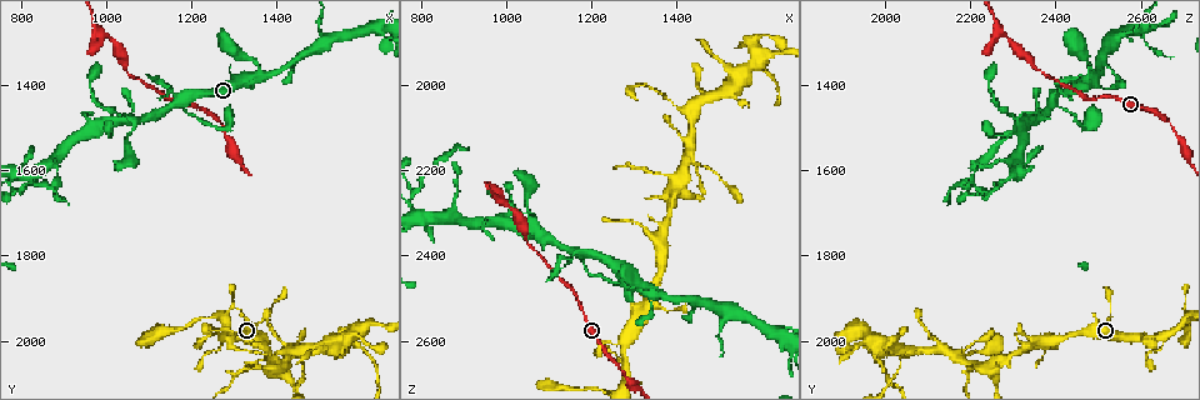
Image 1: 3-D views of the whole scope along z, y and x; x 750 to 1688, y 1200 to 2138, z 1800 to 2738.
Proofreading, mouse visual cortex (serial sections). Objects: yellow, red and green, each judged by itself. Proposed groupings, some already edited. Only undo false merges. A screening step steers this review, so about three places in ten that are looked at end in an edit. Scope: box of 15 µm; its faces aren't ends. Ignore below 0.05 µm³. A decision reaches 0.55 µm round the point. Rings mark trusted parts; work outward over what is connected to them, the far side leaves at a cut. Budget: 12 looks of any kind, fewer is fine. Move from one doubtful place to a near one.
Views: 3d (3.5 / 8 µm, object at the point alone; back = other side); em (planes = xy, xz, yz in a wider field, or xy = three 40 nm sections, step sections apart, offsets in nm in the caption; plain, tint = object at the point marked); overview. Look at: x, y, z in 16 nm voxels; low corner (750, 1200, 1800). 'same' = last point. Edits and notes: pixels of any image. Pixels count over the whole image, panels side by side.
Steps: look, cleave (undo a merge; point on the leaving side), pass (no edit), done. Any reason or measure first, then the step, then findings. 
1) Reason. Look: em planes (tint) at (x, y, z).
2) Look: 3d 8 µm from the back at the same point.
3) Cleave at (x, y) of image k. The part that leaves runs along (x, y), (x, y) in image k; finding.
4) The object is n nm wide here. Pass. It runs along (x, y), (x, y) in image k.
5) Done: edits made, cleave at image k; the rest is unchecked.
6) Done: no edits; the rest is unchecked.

Four arms meet. Look: 3d 3.5 µm at (1395, 2060, 2250).

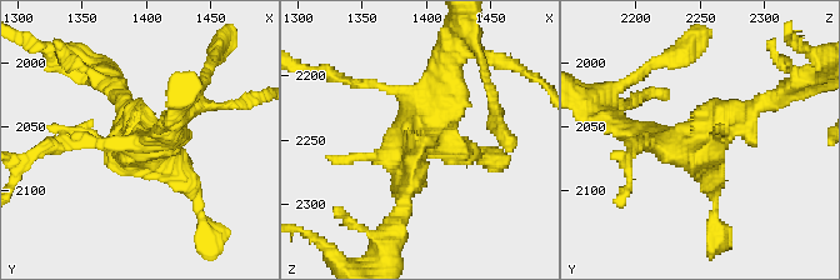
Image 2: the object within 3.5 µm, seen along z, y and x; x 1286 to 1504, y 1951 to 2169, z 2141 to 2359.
Look: em planes (tint) at (1398, 2066, 2248).

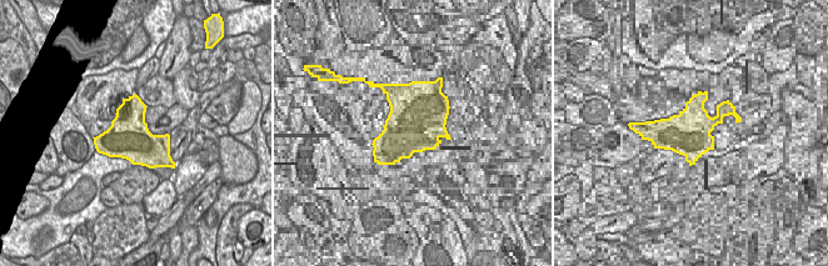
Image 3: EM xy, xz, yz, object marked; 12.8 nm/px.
Pass. It runs along (403, 199), (449, 68) in image 2; all the same cell.

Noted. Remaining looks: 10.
A fork. Look: 3d 8 µm at (1435, 2025, 2130).

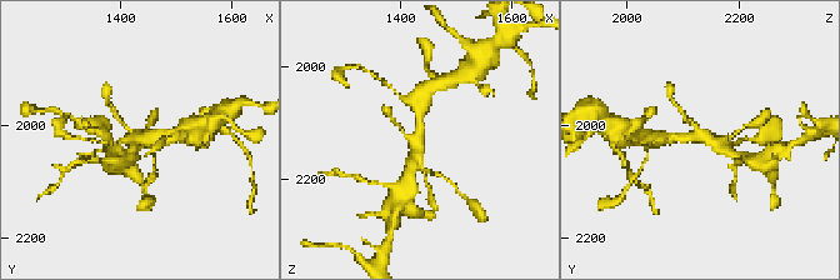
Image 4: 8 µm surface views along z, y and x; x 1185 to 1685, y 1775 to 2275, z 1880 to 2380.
Look: em planes (tint) at (1425, 2020, 2130).

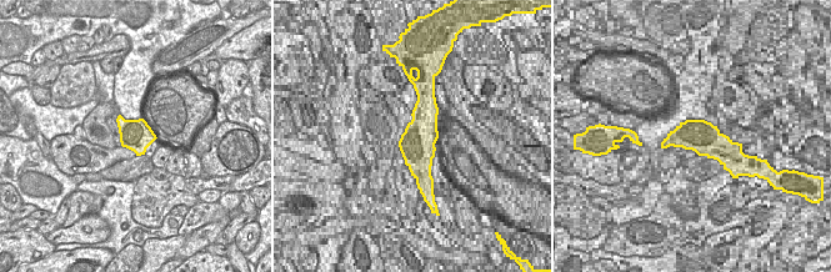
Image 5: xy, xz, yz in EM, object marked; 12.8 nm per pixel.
The object is 400 nm wide here. Pass. It runs along (731, 153), (706, 136), (664, 139) in image 4; continuous, no second cell.

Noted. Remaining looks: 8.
Calibre changes. Look: 3d 3.5 µm from the back at (1455, 2060, 2030).

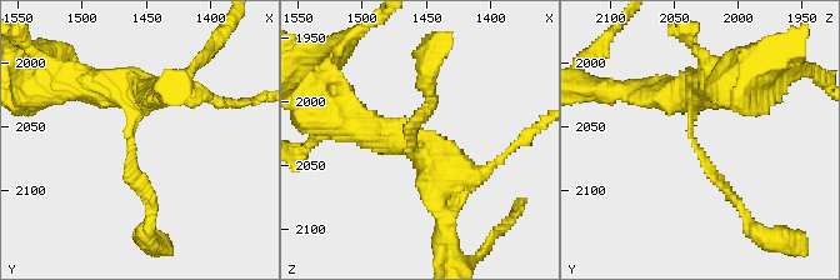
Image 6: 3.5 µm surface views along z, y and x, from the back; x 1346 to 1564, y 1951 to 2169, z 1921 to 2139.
Now the EM. Look: em xy step 3 (tint) at (1458, 2062, 2034).

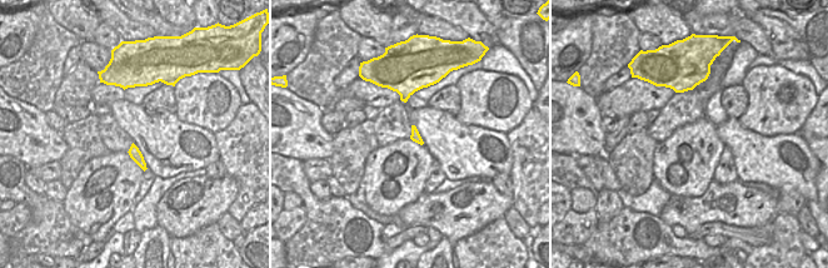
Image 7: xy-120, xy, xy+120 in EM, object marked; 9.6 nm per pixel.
The arms are 150, 450 nm wide. Pass. It runs along (663, 93), (691, 93), (691, 139), (740, 208) in image 6; one cell here.

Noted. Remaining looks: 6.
Four arms meet. Look: 3d 3.5 µm from the back at (1185, 1430, 2395).

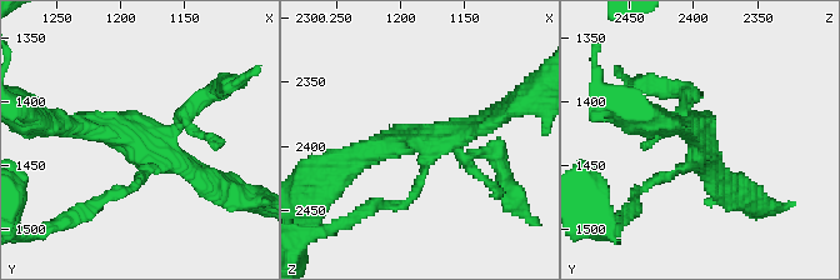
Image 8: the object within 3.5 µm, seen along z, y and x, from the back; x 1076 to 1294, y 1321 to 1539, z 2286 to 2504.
4 arms meet here; the arms are 100, 150, 250, 300 nm wide; need the tissue. Look: em xy step 2 (tint) at (1182, 1434, 2396).

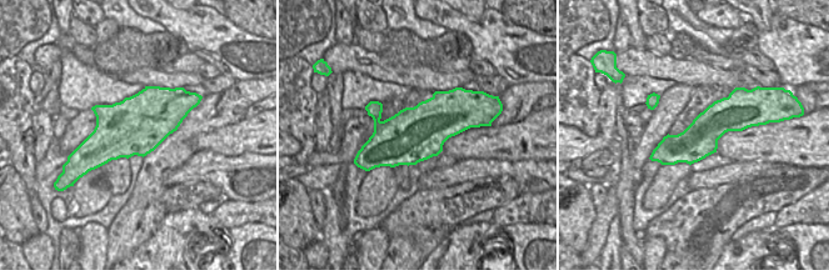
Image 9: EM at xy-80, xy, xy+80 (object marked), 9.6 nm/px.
Pass. It runs along (73, 124), (130, 131), (214, 181) in image 8; all the same cell.

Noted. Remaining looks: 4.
A fork. Look: 3d 3.5 µm from the back at (1635, 1270, 2580).

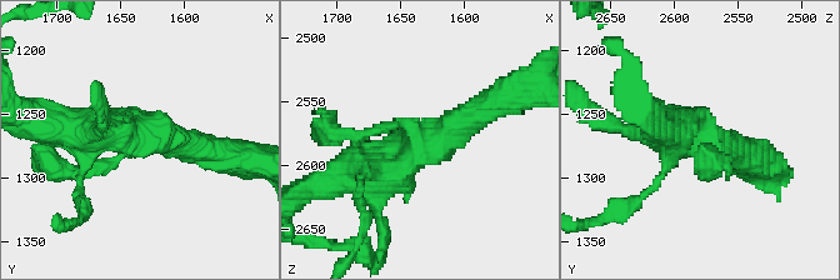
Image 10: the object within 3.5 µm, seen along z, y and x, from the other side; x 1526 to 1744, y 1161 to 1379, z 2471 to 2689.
Look: em xy step 1 (plain) at (1630, 1262, 2584).

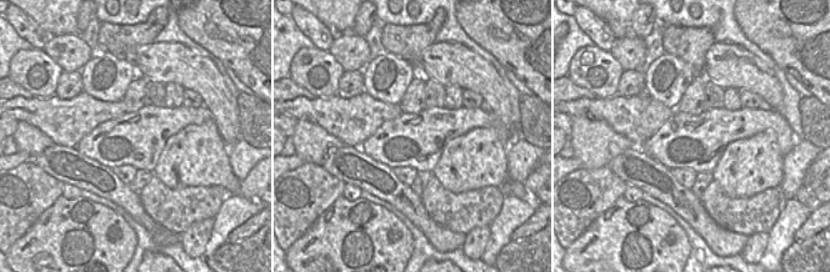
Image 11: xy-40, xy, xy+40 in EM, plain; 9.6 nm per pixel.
Look: em xy step 1 (tint) at the same point.

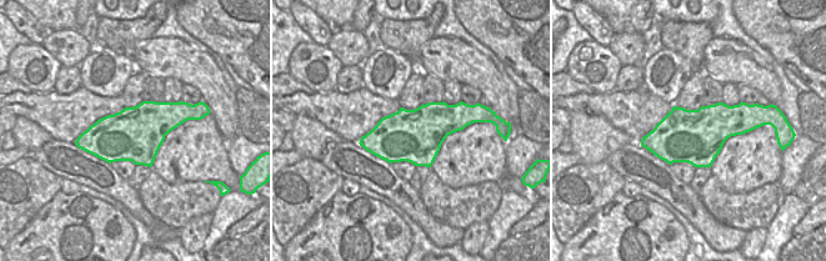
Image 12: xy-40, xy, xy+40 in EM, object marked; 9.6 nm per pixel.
Pass. One cell here.

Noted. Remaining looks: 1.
Done: no edits; the rest is unchecked.

